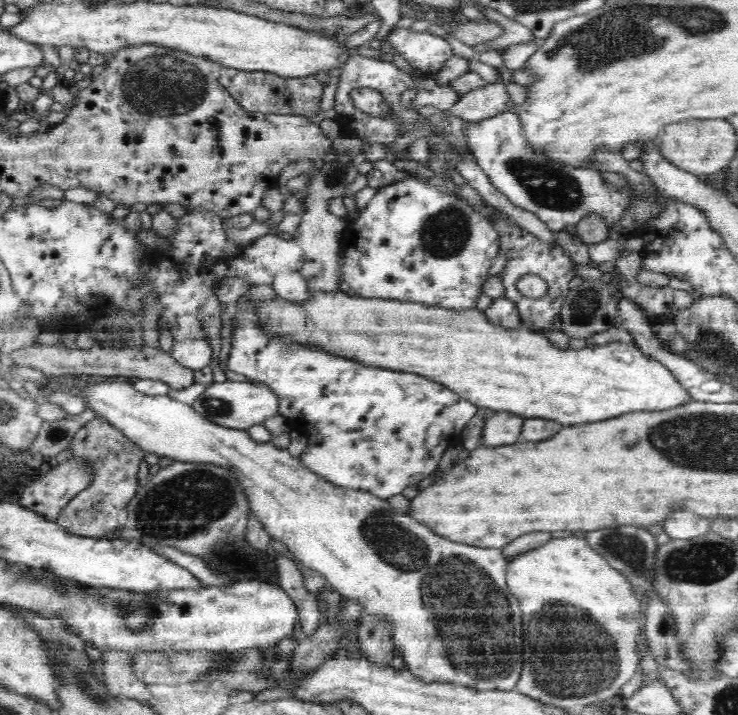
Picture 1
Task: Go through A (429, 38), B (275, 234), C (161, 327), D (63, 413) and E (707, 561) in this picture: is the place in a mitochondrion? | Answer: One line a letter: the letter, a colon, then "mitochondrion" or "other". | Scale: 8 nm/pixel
A: other
B: other
C: other
D: other
E: mitochondrion

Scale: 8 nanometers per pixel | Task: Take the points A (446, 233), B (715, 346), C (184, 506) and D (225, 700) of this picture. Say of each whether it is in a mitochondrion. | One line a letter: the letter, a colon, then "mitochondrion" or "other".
A: mitochondrion
B: mitochondrion
C: mitochondrion
D: other

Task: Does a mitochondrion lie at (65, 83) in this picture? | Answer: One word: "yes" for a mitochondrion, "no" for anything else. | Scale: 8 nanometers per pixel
no

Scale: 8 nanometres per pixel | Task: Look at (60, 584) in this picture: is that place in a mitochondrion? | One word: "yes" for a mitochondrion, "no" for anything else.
no

